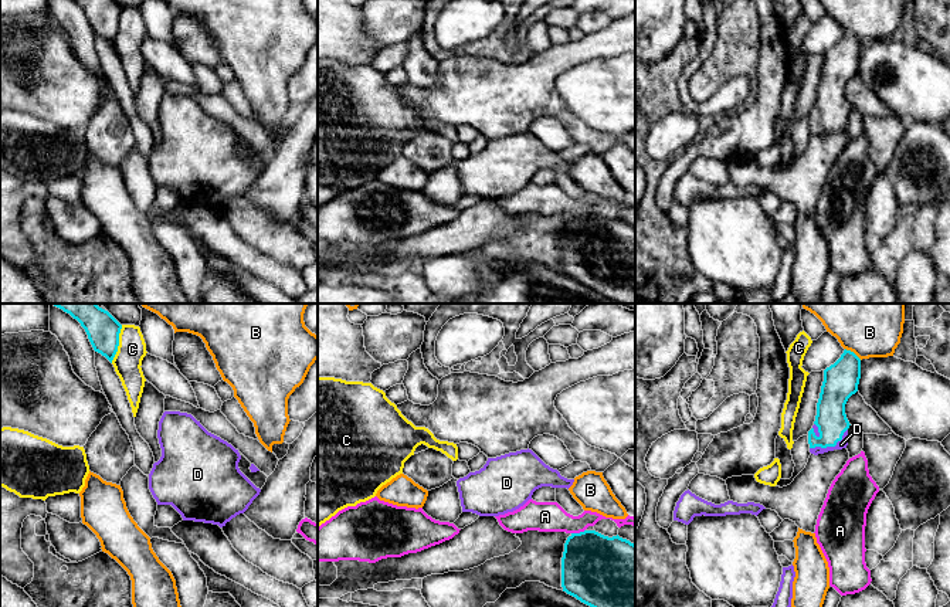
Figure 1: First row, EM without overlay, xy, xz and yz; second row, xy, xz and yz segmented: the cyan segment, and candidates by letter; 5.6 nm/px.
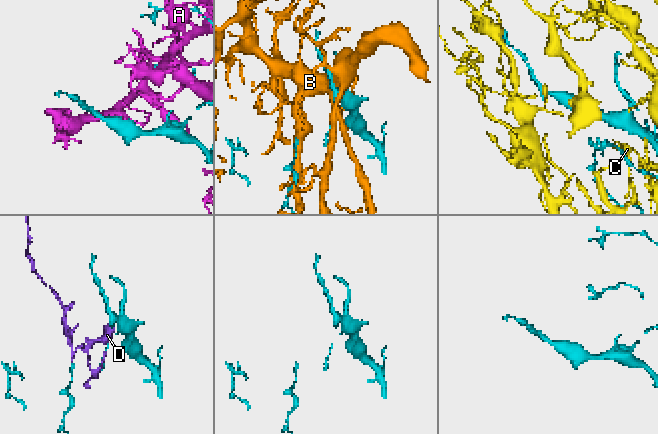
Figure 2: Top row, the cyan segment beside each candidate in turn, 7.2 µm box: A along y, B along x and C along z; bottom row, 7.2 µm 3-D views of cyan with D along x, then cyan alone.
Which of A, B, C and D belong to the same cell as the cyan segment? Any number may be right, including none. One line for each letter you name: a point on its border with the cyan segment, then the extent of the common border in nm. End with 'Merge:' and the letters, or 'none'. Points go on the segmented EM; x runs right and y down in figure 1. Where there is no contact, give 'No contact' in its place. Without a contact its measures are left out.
D: Touches cyan at yz (830, 446). Shared border 240 nm
Merge: D

